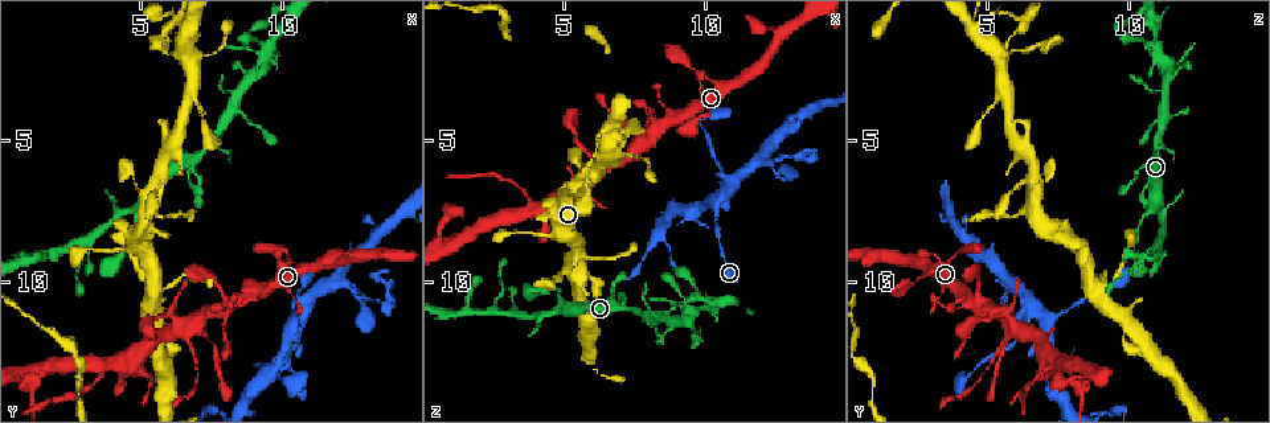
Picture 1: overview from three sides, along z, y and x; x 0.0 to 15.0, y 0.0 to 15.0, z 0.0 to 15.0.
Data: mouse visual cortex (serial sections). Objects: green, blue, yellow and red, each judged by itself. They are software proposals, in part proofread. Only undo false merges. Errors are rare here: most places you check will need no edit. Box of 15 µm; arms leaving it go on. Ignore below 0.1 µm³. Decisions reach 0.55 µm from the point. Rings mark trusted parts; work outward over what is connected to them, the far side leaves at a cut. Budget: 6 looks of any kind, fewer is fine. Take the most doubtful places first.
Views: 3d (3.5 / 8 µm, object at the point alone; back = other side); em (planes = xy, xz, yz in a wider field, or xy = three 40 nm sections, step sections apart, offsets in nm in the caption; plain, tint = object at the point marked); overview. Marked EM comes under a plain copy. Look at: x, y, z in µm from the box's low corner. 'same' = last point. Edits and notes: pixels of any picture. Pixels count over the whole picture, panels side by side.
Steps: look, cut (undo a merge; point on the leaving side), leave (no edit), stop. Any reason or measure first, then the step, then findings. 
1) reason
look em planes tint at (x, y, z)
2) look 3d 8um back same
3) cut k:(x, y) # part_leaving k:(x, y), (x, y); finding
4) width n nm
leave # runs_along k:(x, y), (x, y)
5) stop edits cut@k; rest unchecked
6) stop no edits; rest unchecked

thin arm on a thick one
look 3d 3.5um at (4.3, 13.0, 7.4)

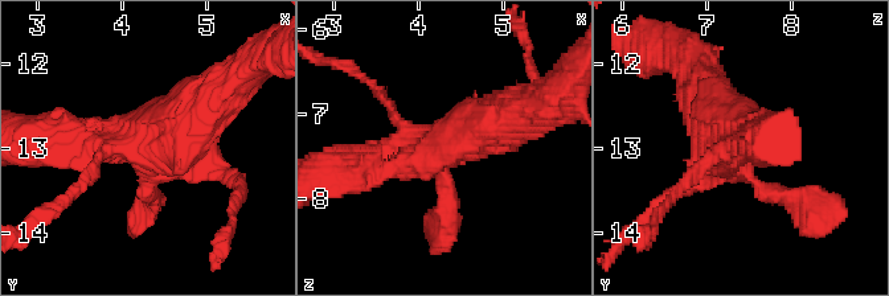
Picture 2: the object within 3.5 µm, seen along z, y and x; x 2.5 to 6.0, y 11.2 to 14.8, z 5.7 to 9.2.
need the tissue
look em xy step 1 tint at (4.20, 12.90, 7.40)

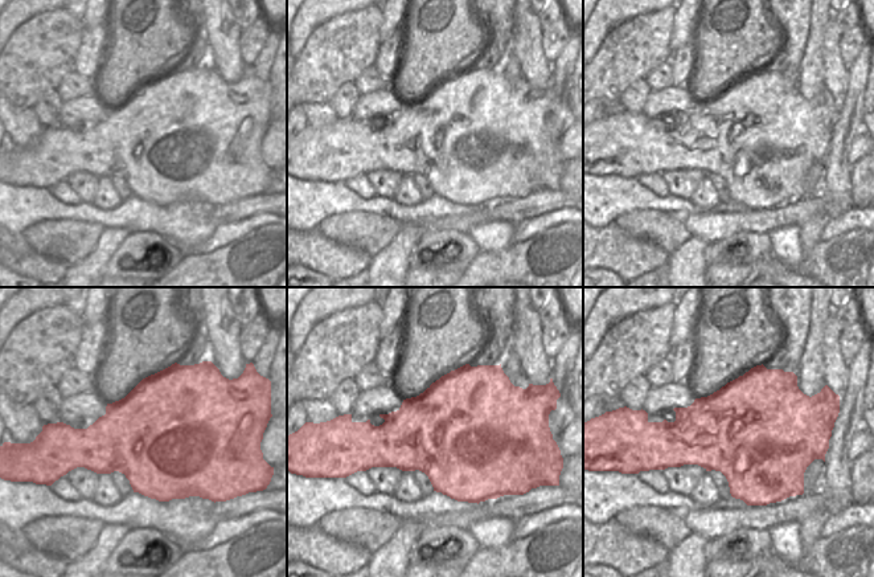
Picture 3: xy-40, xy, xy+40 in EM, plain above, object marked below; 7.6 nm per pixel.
leave # runs_along 2:(525, 112), (375, 167); one cell here

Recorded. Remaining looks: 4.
three arms meet
look 3d 8um at (10.7, 11.2, 6.6)

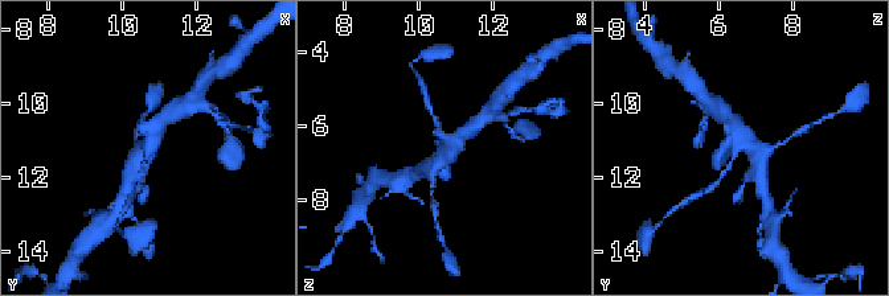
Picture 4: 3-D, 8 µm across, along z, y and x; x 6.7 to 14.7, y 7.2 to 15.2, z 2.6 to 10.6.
arms 3; arm_widths 150, 350, 450 nm
look em xy step 1 tint at (10.7, 11.2, 6.5)

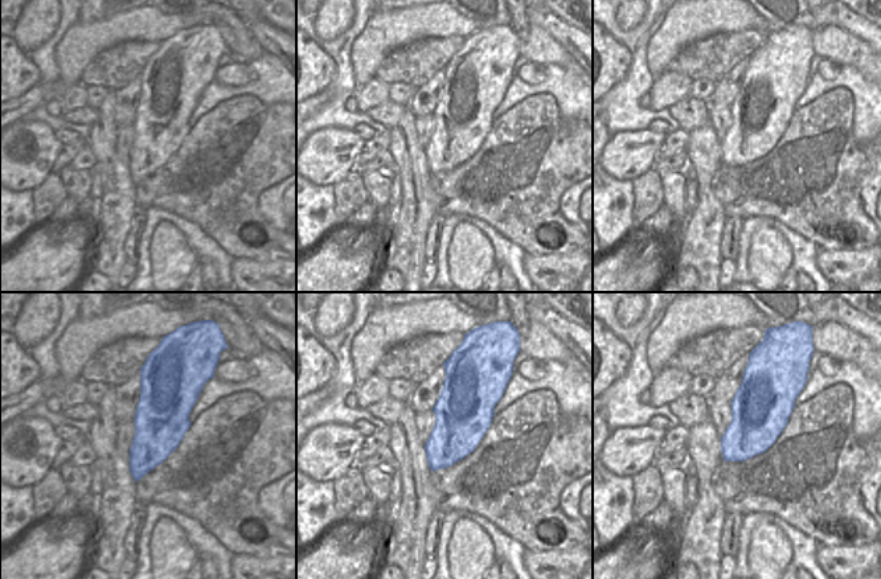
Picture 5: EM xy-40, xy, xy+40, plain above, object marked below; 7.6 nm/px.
leave # runs_along 4:(763, 151), (745, 140), (719, 180); one cell here

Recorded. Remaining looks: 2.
look 3d 3.5um at (9.9, 13.3, 4.3)

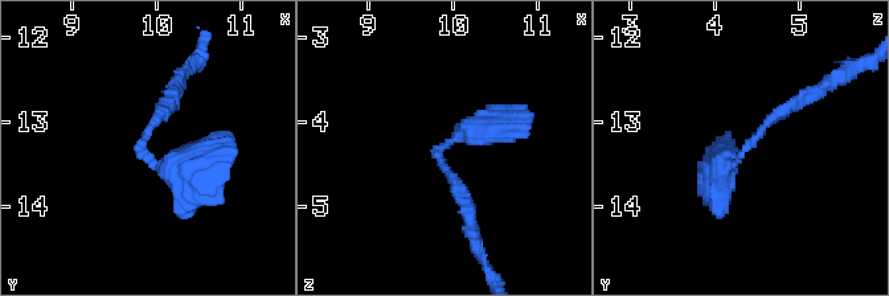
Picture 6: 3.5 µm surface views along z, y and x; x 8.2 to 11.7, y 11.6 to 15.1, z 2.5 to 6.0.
need the tissue
look em xy step 1 tint at (9.85, 13.30, 4.30)

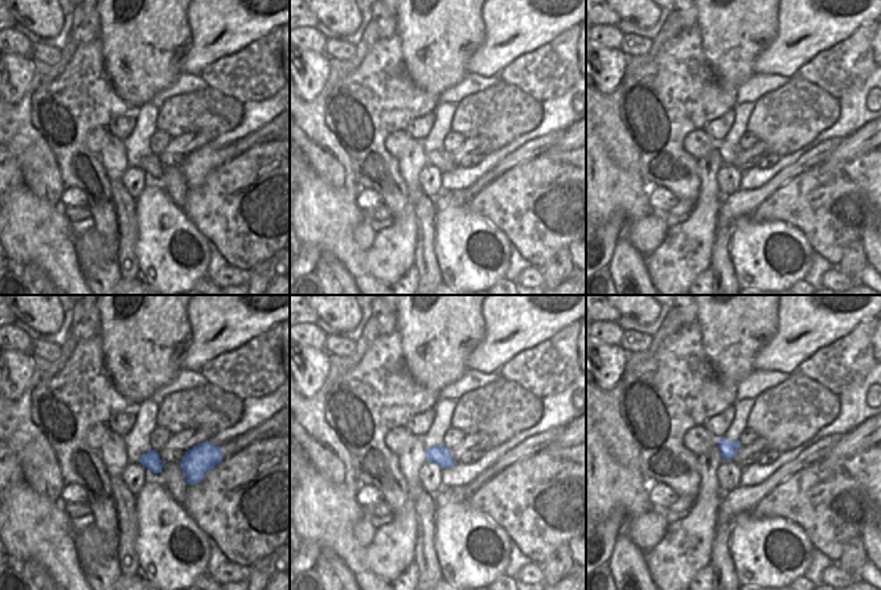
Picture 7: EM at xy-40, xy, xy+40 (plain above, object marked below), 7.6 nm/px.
leave # runs_along 6:(470, 212), (437, 151), (509, 120); all the same cell

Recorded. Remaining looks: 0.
stop no edits; rest unchecked

